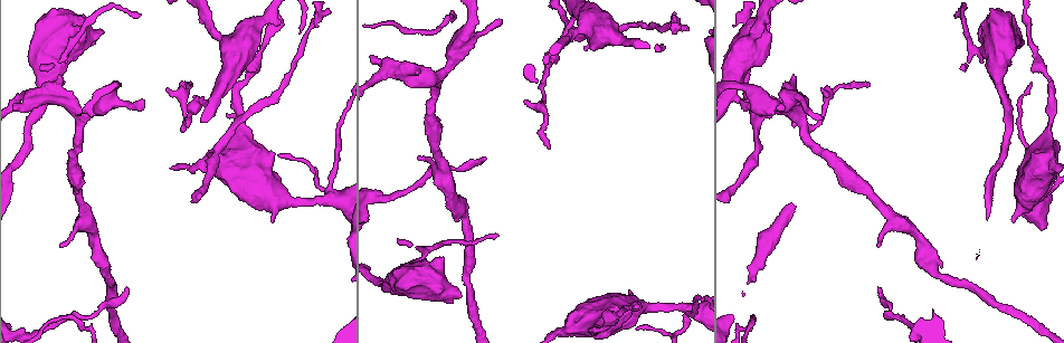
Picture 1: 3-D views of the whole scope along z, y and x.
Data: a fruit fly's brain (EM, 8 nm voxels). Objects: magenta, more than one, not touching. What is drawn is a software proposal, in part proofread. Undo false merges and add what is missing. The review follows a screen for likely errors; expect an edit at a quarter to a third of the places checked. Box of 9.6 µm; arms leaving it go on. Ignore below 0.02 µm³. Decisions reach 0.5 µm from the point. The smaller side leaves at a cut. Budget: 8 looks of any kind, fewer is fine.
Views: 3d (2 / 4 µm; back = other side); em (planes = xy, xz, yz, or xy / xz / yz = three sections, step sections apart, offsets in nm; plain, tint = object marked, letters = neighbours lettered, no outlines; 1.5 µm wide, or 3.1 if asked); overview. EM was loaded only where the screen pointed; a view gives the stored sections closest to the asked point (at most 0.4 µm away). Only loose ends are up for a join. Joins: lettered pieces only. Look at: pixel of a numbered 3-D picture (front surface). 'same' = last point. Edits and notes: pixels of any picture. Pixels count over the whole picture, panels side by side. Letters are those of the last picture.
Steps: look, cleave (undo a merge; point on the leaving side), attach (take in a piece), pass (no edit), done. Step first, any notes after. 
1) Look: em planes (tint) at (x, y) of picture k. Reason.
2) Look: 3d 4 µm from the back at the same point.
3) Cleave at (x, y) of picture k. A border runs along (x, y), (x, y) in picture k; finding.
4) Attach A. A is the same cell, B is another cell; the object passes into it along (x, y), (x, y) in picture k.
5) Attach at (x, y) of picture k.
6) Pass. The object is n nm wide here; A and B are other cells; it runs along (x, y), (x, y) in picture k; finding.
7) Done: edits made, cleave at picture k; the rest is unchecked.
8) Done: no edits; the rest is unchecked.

Look: 3d 4 µm at (878, 245) of picture 1. Free end.

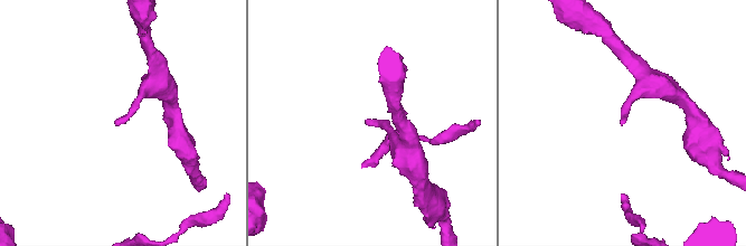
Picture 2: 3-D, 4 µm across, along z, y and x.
Look: em planes (letters) at (116, 123) of picture 2. Need the tissue.

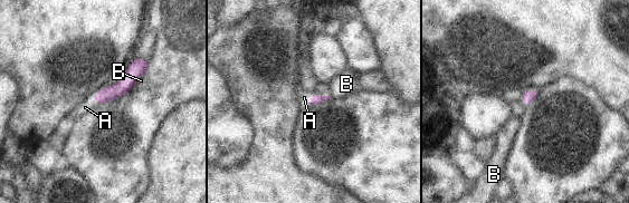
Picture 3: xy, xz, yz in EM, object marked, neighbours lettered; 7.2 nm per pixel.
Attach A. A is the same cell, B is another cell; the object passes into it along (315, 99), (310, 100), (304, 97) in picture 3; the neuron continues.

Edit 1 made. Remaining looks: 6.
Look: overview.

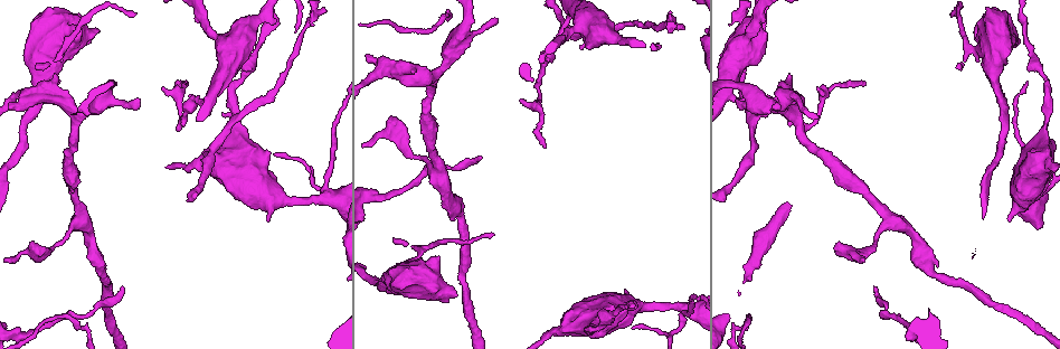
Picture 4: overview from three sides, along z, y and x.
Look: em xz step 8 (letters) at (563, 31) of picture 4. A narrow waist.

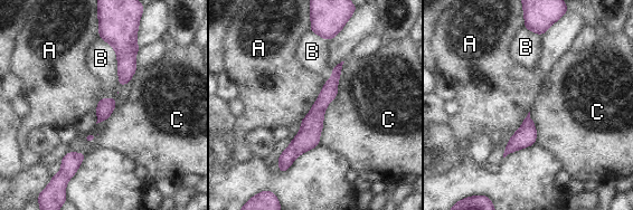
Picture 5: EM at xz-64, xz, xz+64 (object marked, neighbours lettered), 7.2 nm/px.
Pass. The object is 120 nm wide here; A, B and C are other cells; continuous, no second neuron.

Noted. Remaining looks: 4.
Look: 3d 2 µm at (683, 307) of picture 4. Thin arm on a thick one.

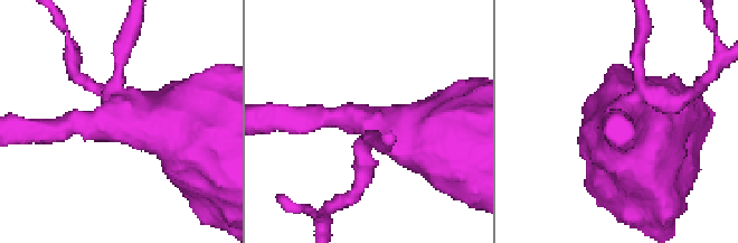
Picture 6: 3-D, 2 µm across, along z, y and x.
Look: em xy step 4 (tint) at (116, 118) of picture 6. 4 arms meet here.

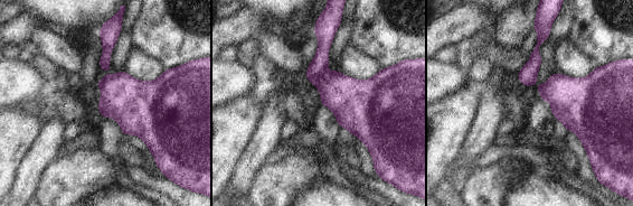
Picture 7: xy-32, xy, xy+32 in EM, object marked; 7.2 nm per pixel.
Look: em planes (letters) at the same point. Cut it another way.

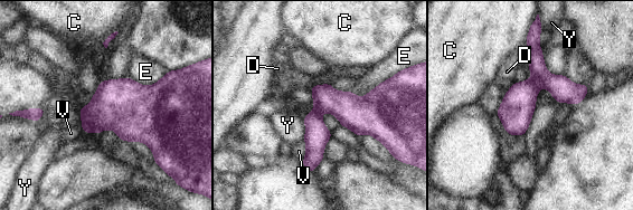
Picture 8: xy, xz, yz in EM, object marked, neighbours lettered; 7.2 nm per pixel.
Cleave at (564, 91) of picture 8. The object is 160 nm wide here; C, D, E, V and Y are other cells; the part that leaves runs along (529, 41), (537, 67), (577, 99) in picture 8; two neurons meet here.

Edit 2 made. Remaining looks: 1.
Done: edits made, attach at picture 3, cleave at picture 8; the rest is unchecked.

